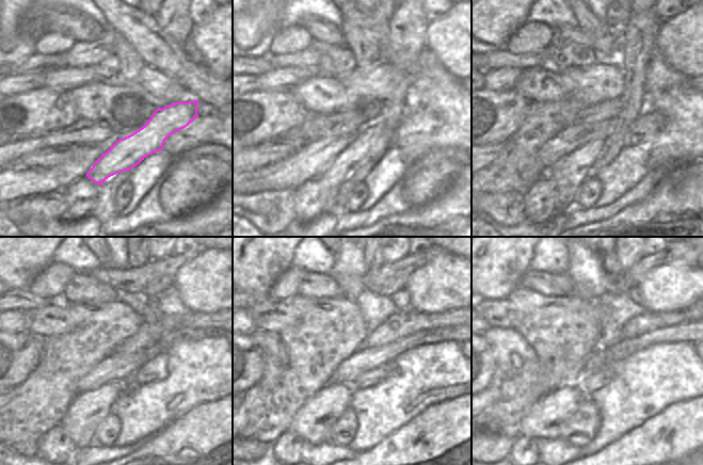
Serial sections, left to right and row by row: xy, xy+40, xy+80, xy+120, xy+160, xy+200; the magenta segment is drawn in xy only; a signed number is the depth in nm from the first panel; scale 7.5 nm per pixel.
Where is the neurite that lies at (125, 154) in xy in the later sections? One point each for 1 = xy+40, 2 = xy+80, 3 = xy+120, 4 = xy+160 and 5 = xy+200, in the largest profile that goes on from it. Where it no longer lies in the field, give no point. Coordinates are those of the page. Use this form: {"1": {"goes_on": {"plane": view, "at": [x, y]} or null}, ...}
{"1": {"goes_on": {"plane": "xy+40", "at": [369, 145]}}, "2": {"goes_on": {"plane": "xy+80", "at": [568, 173]}}, "3": {"goes_on": {"plane": "xy+120", "at": [86, 410]}}, "4": {"goes_on": {"plane": "xy+160", "at": [314, 421]}}, "5": {"goes_on": {"plane": "xy+200", "at": [546, 418]}}}

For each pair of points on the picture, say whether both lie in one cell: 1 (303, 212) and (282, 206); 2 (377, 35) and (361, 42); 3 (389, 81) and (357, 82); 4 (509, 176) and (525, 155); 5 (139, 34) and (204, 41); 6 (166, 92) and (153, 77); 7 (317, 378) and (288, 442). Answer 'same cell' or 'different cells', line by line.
1: different cells
2: different cells
3: same cell
4: same cell
5: different cells
6: same cell
7: different cells

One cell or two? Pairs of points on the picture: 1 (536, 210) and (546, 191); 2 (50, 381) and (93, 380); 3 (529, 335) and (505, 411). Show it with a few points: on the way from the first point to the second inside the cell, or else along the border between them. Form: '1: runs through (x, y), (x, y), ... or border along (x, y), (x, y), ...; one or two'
1: runs through (539, 206), (542, 195); one
2: border along (98, 364), (93, 366), (78, 381), (77, 391); two
3: runs through (526, 354), (526, 368), (512, 391); one

